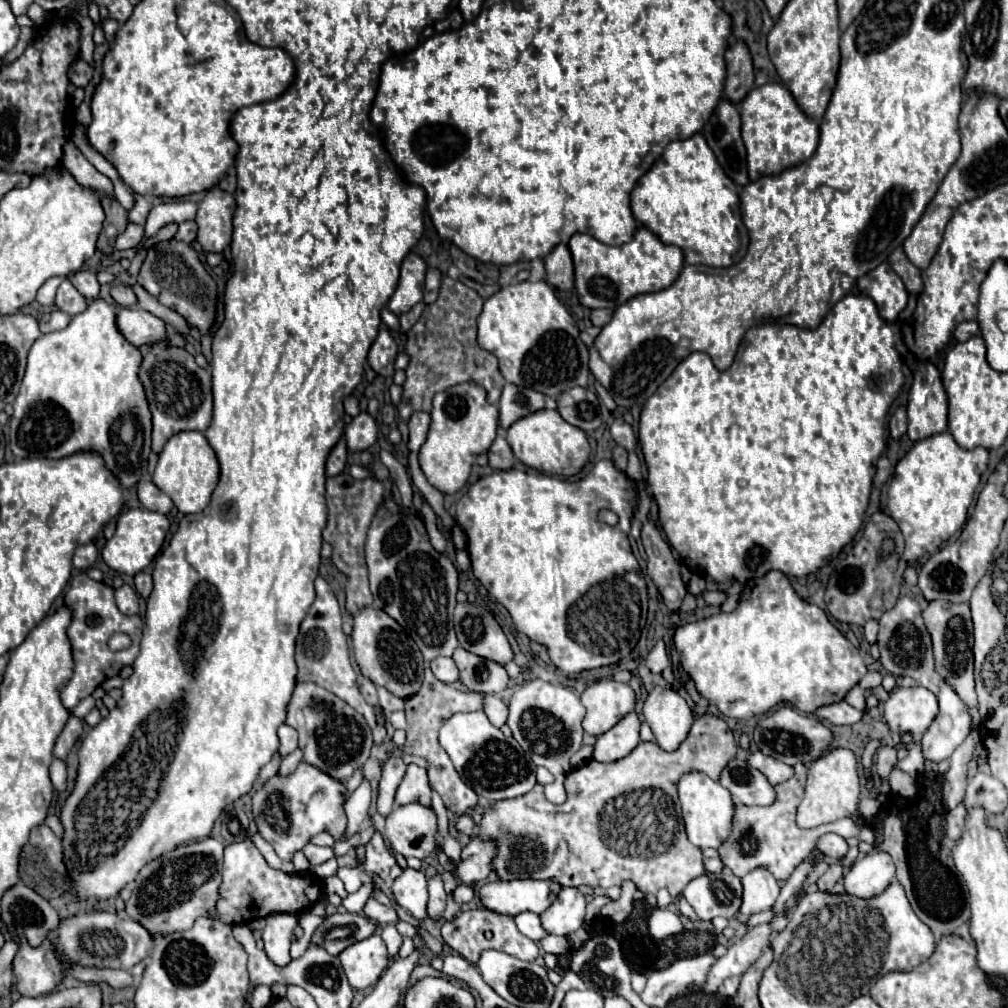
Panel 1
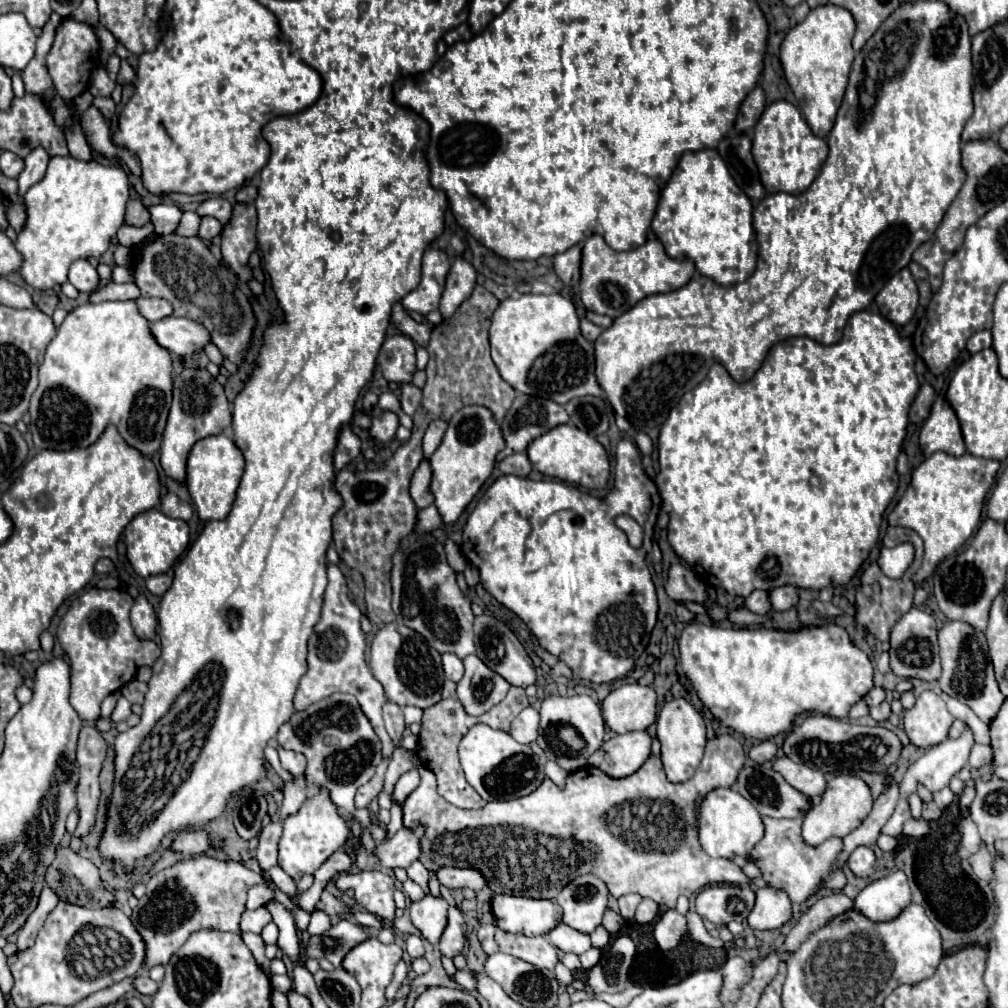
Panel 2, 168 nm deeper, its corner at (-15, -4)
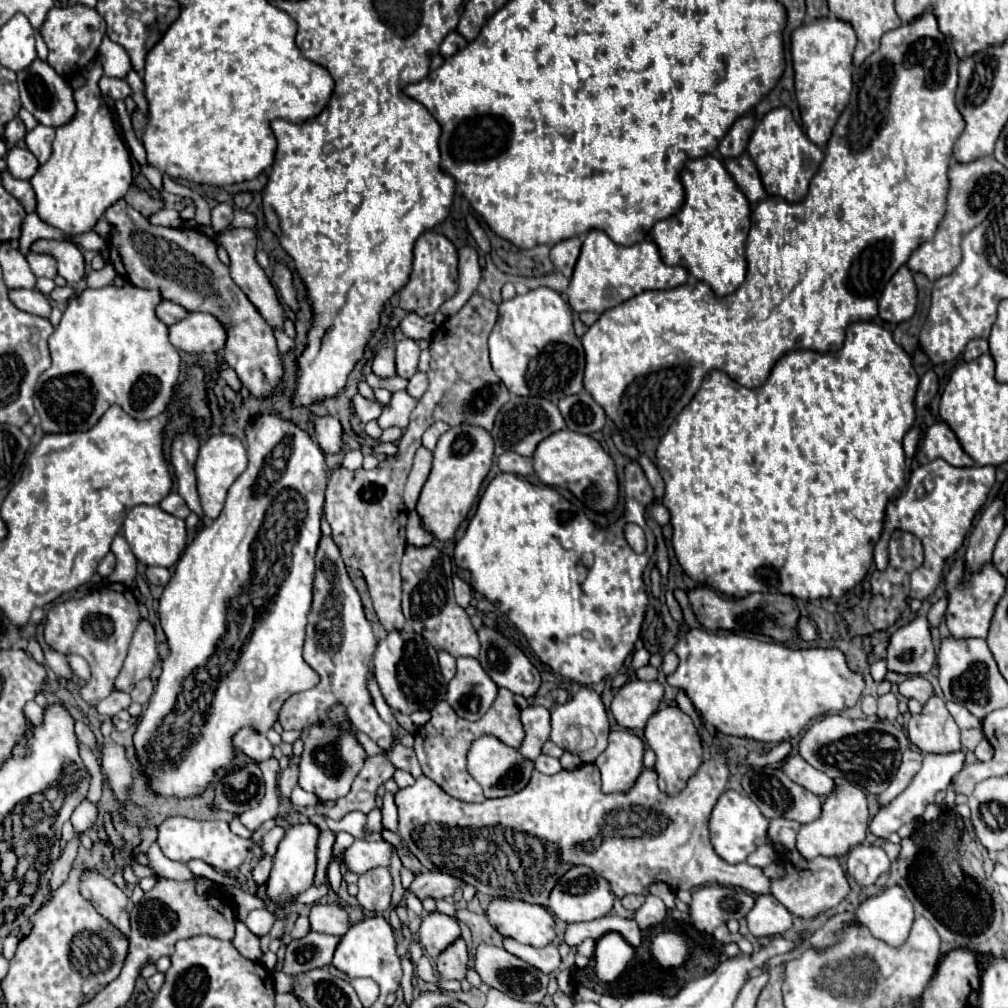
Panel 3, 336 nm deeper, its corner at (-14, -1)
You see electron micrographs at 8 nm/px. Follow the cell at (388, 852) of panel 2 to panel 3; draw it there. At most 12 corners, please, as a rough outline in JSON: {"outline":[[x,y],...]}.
{"outline":[[355,839],[343,863],[361,875],[389,865],[393,847],[387,841]]}

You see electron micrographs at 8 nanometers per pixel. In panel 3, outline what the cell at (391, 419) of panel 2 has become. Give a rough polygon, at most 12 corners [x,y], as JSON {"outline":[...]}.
{"outline":[[405,389],[395,391],[377,419],[381,429],[405,429],[417,405]]}

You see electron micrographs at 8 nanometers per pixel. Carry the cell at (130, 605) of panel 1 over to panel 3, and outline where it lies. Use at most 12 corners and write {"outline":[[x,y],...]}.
{"outline":[[149,621],[133,635],[115,689],[131,689],[151,675],[157,641]]}

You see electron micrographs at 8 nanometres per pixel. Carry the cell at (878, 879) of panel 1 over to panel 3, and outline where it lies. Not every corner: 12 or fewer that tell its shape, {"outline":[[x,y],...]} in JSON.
{"outline":[[895,885],[863,901],[857,919],[901,947],[915,915]]}

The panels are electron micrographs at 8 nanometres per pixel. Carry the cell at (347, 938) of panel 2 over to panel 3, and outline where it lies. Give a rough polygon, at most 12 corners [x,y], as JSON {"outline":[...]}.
{"outline":[[313,933],[287,945],[283,973],[329,965],[339,937]]}

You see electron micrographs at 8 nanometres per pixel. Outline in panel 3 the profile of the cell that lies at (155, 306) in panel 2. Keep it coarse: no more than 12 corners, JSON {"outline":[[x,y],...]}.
{"outline":[[161,301],[157,317],[167,325],[185,319],[189,311]]}

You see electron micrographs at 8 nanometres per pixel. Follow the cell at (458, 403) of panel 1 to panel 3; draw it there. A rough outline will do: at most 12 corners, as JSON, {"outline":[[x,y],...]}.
{"outline":[[451,427],[421,489],[421,525],[453,539],[493,465],[493,439]]}

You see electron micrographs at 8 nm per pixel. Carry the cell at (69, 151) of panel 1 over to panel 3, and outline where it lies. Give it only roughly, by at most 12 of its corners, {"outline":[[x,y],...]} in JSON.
{"outline":[[49,63],[17,73],[23,107],[41,125],[75,115],[73,89]]}

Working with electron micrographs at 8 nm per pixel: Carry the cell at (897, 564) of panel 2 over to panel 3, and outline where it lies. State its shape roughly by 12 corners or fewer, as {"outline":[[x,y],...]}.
{"outline":[[917,467],[887,507],[874,565],[896,529],[921,539],[911,599],[927,599],[987,501],[995,467]]}

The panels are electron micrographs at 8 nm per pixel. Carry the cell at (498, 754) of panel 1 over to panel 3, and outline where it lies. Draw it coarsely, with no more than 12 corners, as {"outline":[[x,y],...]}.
{"outline":[[497,737],[473,741],[469,775],[485,797],[521,791],[533,761]]}

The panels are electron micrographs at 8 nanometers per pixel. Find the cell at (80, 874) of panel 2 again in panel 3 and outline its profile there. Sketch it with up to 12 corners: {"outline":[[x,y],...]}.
{"outline":[[97,871],[81,893],[115,929],[129,935],[127,895]]}

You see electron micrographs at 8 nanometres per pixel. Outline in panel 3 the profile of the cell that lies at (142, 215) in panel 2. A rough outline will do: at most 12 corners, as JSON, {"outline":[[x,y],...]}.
{"outline":[[137,187],[127,191],[125,201],[141,215],[151,217],[163,209],[163,201]]}

